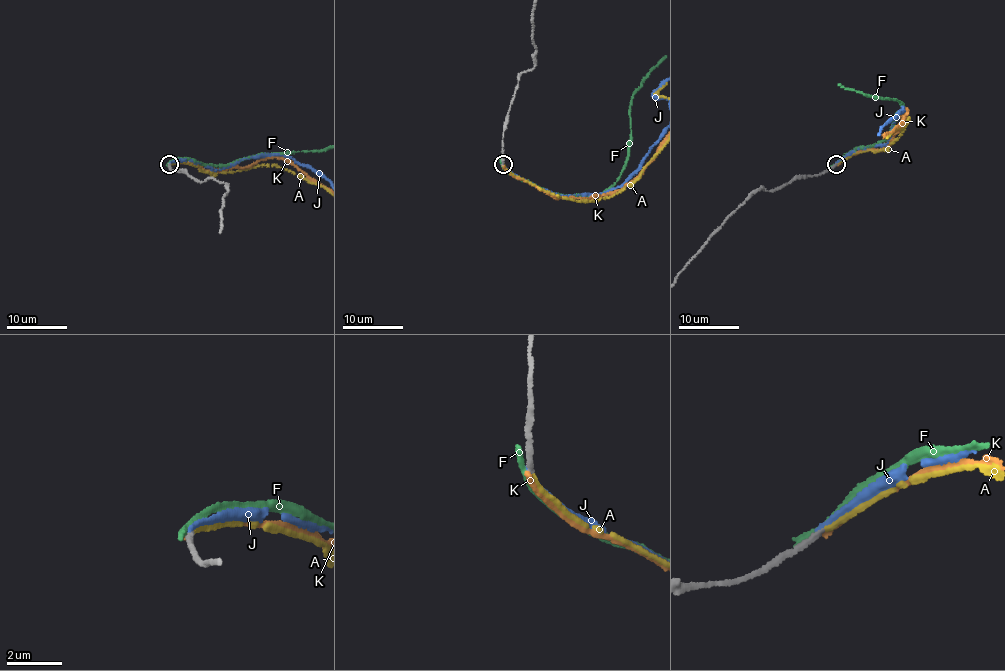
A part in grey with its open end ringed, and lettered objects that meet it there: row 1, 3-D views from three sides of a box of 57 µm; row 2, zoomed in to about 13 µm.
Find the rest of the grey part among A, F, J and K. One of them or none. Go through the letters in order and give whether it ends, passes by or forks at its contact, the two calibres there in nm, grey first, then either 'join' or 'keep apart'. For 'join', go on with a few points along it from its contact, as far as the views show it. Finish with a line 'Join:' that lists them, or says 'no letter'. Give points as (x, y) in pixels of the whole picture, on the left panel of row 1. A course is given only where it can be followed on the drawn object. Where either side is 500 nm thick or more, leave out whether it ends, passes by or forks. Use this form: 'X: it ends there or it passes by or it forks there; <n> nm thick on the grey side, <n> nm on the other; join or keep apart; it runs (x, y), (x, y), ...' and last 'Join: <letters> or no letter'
A: it ends there; 200 nm thick on the grey side, 170 nm on the other; join
F: it ends there; 240 nm thick on the grey side, 280 nm on the other; keep apart
J: it ends there; 220 nm thick on the grey side, 200 nm on the other; keep apart
K: it ends there; 200 nm thick on the grey side, 240 nm on the other; keep apart
Join: A

